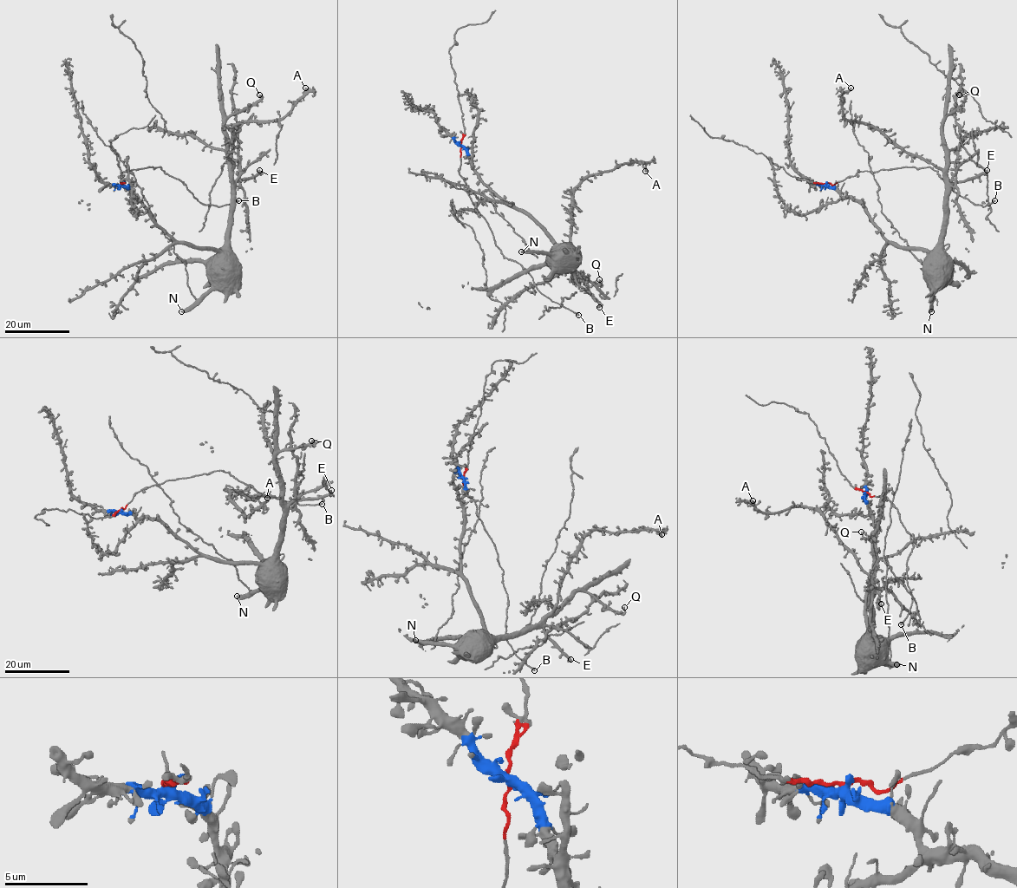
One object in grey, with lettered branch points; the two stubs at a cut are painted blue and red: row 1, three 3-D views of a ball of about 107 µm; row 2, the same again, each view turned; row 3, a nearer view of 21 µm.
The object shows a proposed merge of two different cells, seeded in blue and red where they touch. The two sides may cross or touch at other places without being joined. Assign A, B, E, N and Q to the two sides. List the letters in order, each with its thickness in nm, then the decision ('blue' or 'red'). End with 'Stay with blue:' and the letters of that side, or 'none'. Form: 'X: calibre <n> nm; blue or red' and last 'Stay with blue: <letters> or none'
A: calibre 460 nm; blue
B: calibre 360 nm; red
E: calibre 400 nm; blue
N: calibre 380 nm; blue
Q: calibre 300 nm; blue
Stay with blue: A, E, N, Q

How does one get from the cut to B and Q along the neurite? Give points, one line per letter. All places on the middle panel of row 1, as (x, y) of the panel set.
B: (461, 146), (459, 173), (472, 202), (487, 223), (504, 257), (519, 264), (544, 295), (579, 315)
Q: (461, 146), (478, 177), (523, 210), (572, 265), (565, 262), (592, 282), (601, 284), (599, 279)

